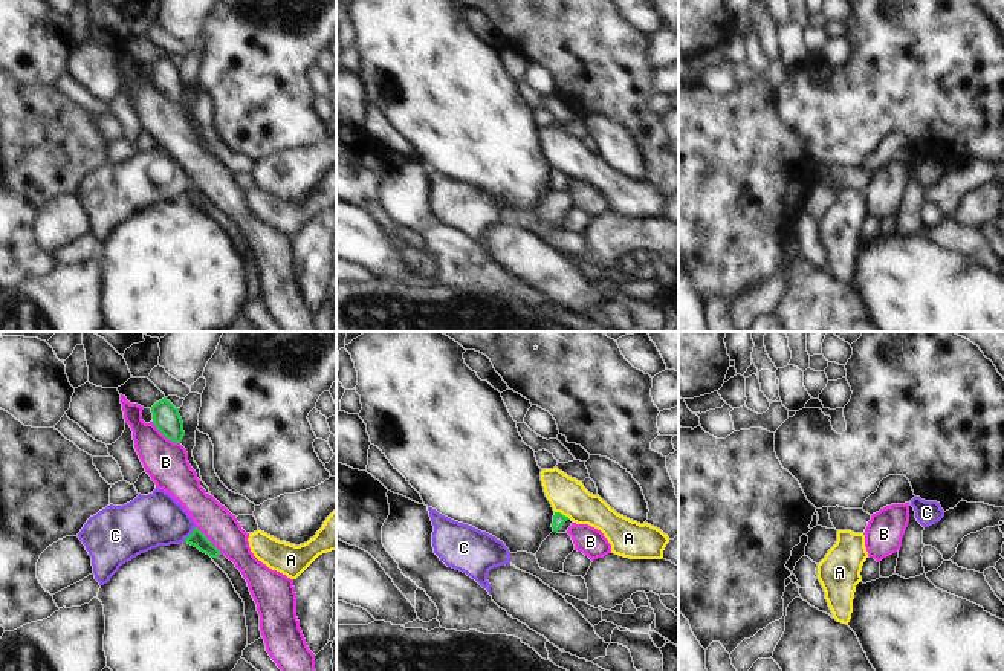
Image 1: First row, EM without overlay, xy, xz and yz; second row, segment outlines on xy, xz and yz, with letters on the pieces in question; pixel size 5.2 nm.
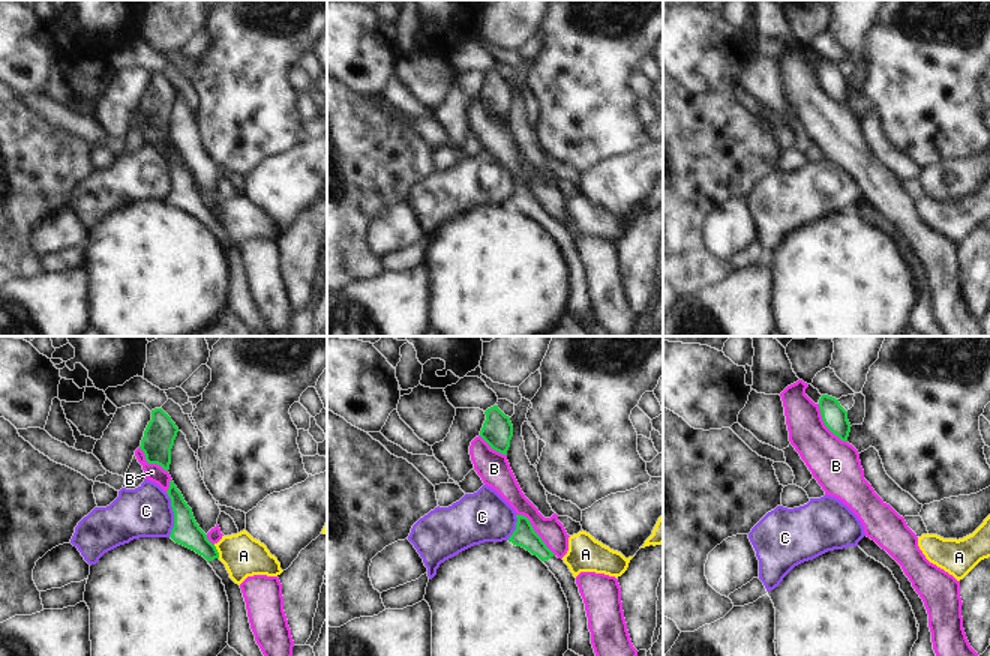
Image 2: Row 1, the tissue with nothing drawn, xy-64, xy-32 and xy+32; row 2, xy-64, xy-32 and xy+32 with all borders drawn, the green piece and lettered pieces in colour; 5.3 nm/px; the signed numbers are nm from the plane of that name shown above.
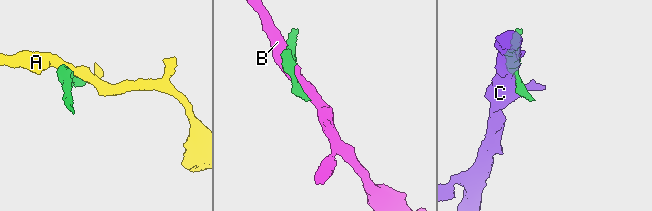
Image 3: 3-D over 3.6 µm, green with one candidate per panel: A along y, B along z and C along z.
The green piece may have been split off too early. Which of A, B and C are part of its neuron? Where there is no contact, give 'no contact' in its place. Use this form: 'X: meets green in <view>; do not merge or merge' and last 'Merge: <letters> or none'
A: meets green in xz; do not merge
B: meets green in xy; do not merge
C: meets green in xy; do not merge
Merge: none

